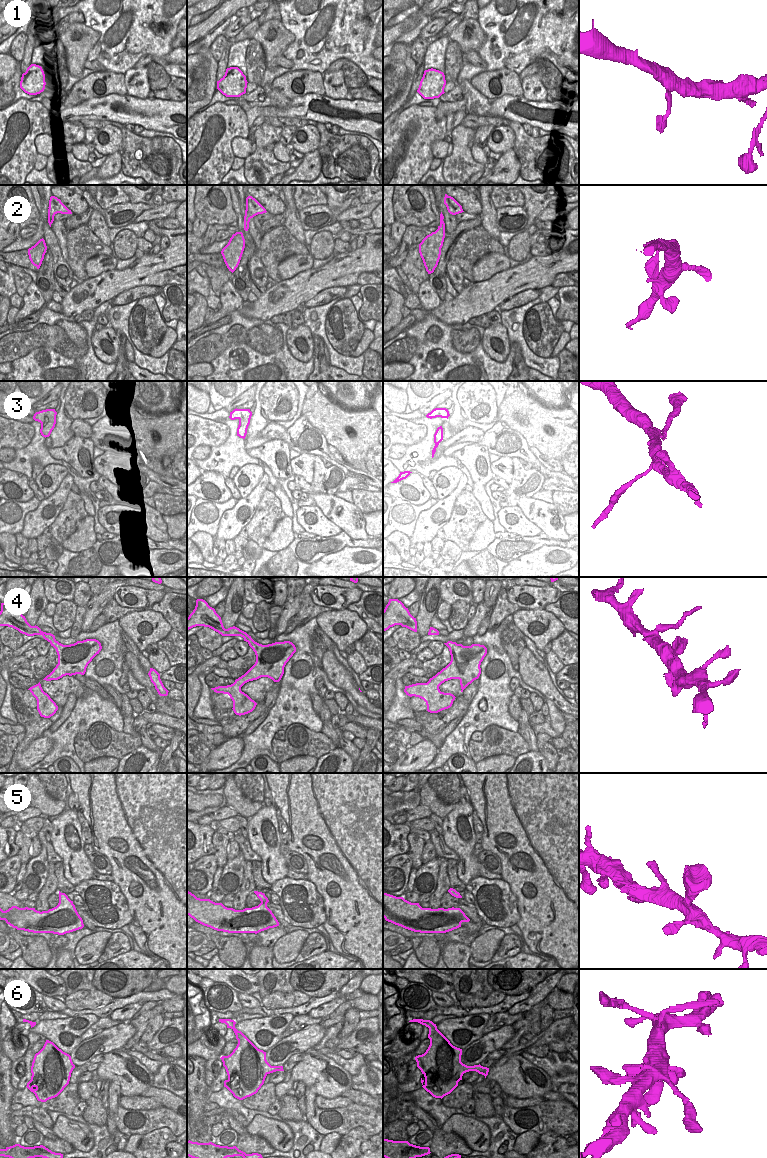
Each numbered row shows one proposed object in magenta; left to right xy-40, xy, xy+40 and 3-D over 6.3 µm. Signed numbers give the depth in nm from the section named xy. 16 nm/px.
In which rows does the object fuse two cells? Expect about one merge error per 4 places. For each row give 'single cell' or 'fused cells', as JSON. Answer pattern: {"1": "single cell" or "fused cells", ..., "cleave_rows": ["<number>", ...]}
{"1": "single cell", "2": "single cell", "3": "single cell", "4": "single cell", "5": "single cell", "6": "single cell", "cleave_rows": []}

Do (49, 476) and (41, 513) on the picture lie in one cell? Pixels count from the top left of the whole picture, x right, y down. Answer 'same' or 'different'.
different

